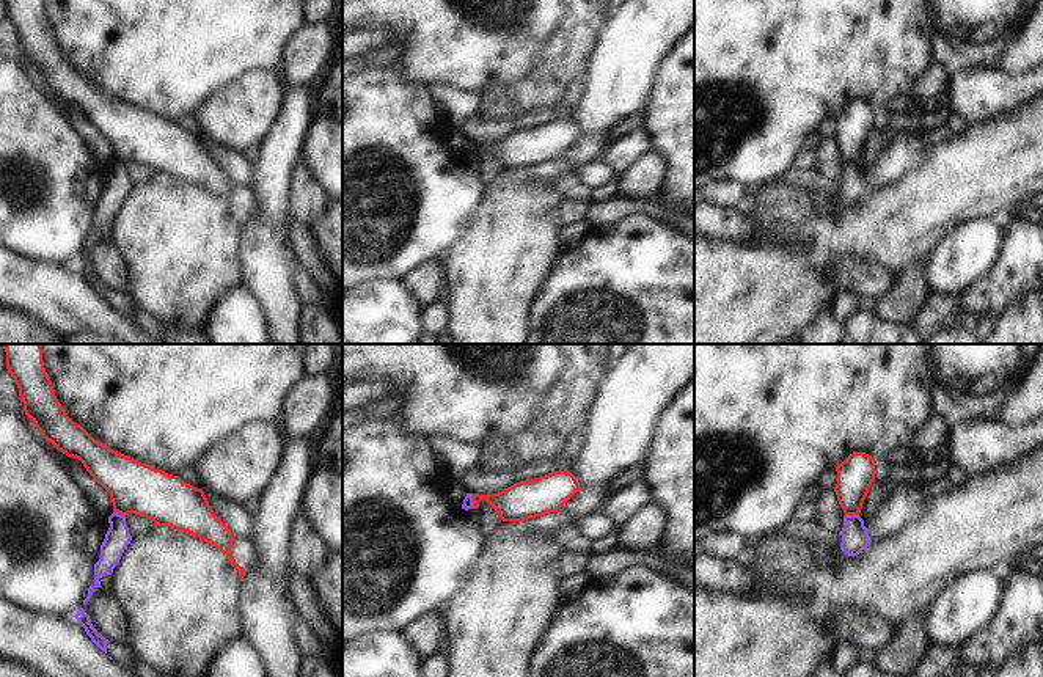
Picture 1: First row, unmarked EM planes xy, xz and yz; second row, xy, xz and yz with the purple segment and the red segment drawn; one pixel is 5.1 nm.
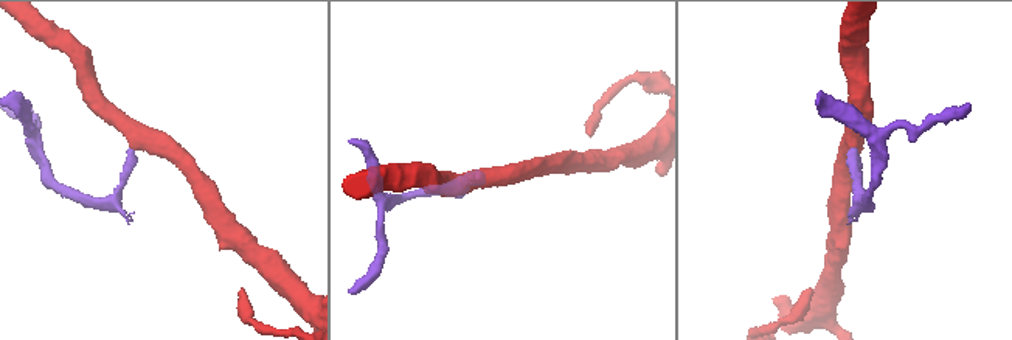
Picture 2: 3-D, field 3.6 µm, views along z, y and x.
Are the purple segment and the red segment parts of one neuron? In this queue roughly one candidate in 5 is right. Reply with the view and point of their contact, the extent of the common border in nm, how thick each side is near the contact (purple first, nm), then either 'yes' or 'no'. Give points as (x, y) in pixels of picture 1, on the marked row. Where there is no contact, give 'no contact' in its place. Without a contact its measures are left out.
contact yz (852, 515); length 70 nm; calibres 140 and 190 nm; no

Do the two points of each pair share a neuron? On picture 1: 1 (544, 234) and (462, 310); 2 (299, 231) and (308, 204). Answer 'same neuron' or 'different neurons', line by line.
1: same neuron
2: different neurons

